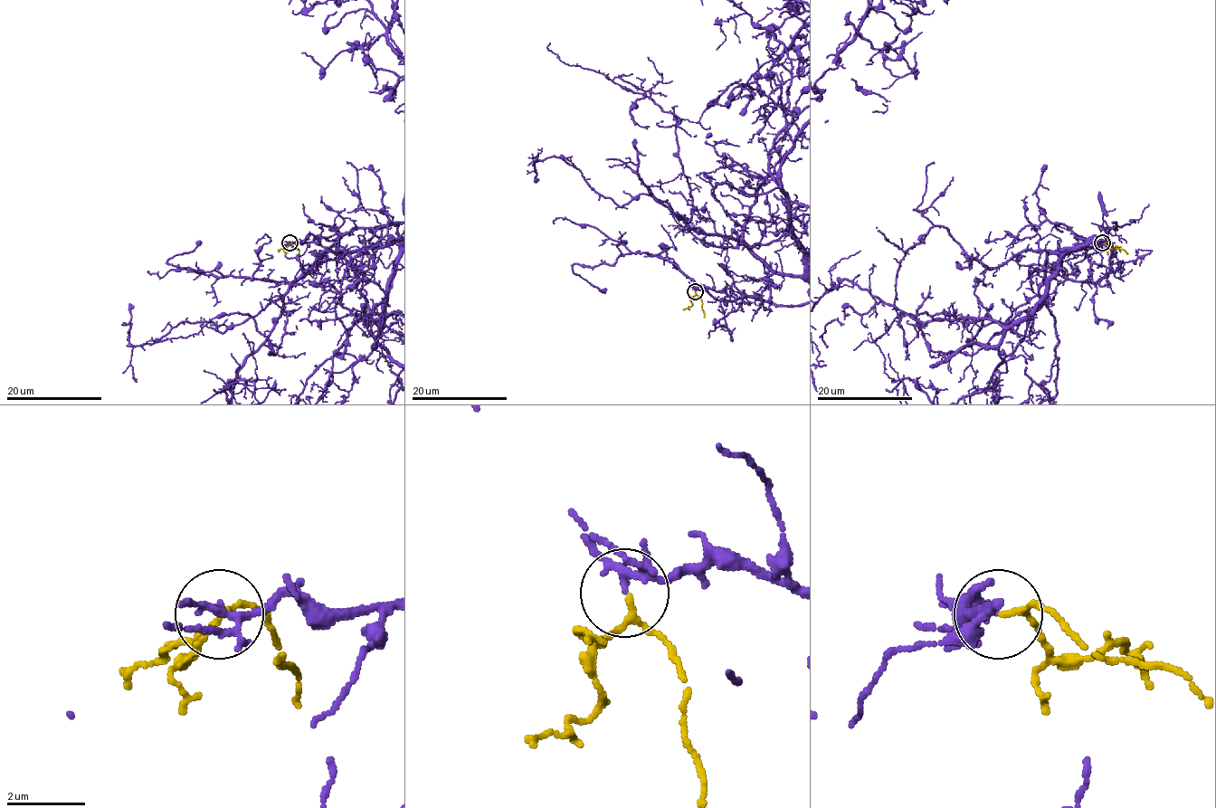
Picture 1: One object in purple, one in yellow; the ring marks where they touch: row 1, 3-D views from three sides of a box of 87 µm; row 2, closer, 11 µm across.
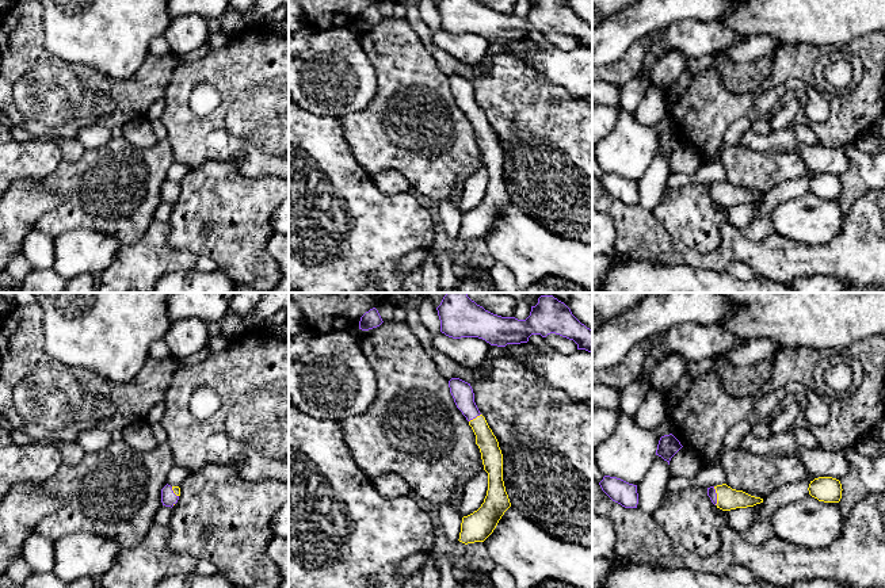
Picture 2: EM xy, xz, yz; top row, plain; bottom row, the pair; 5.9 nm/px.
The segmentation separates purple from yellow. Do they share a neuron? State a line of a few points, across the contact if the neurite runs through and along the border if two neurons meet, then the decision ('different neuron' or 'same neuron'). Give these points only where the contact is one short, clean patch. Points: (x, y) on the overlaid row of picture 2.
line yz (712, 493), (716, 496), (728, 499); same neuron

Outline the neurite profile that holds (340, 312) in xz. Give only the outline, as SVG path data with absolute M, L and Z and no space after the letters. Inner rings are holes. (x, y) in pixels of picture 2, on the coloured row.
M289 293L310 331L336 332L359 329L361 317L377 303L388 299L389 293Z

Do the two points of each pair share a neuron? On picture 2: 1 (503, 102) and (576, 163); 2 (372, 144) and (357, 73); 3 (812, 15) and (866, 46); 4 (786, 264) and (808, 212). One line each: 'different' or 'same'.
1: same
2: different
3: different
4: different

